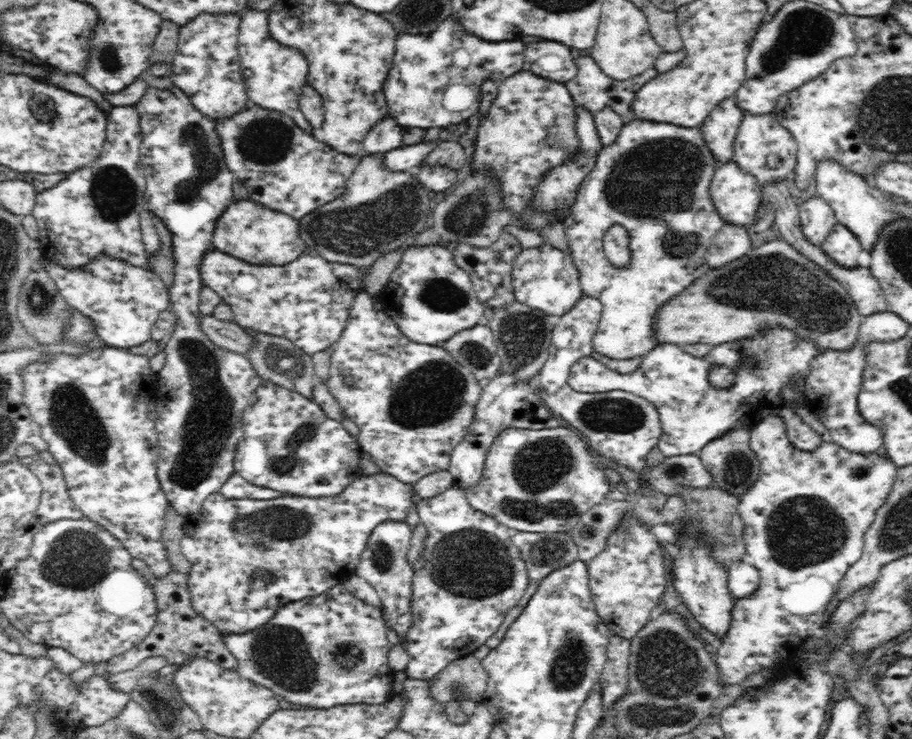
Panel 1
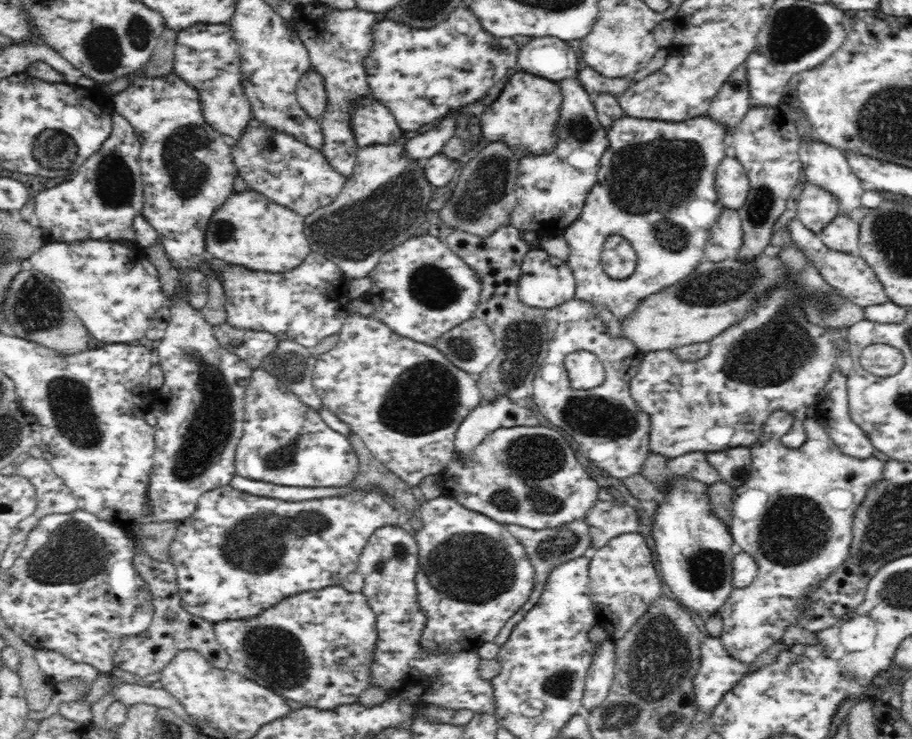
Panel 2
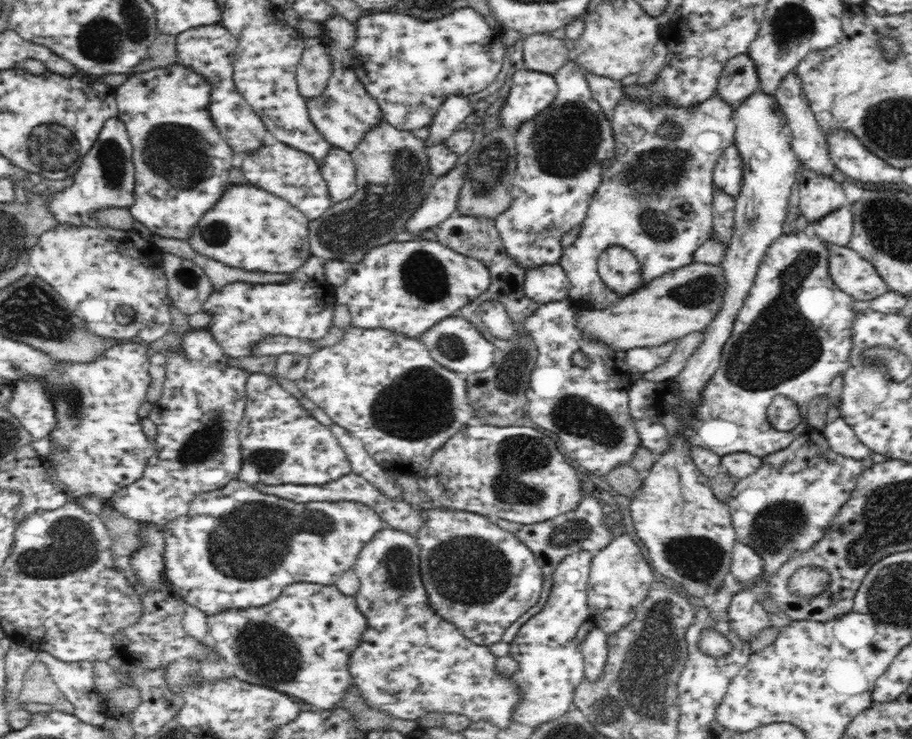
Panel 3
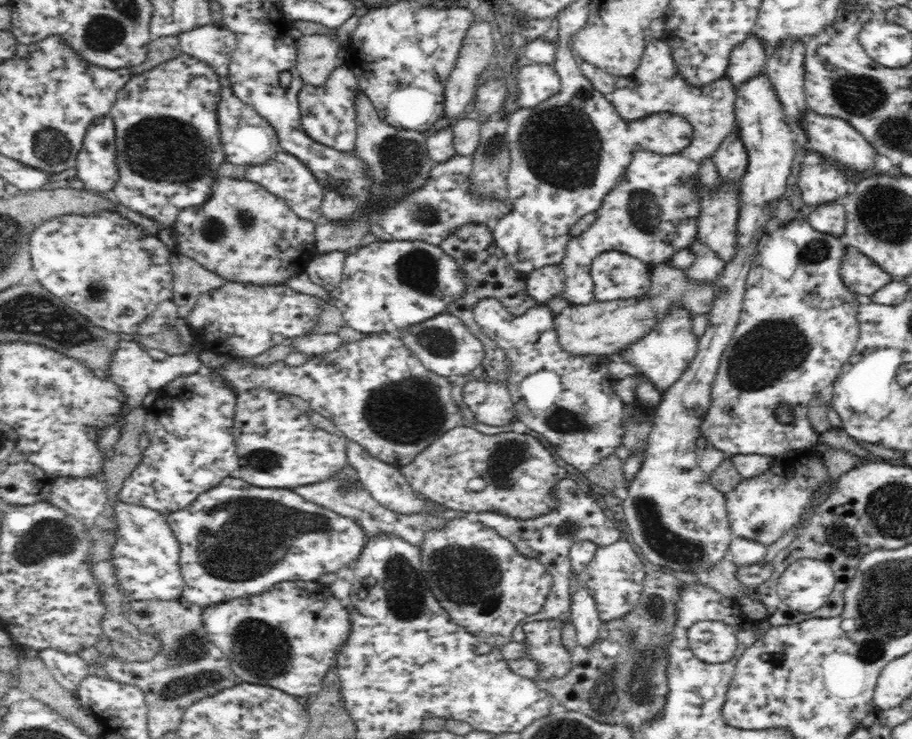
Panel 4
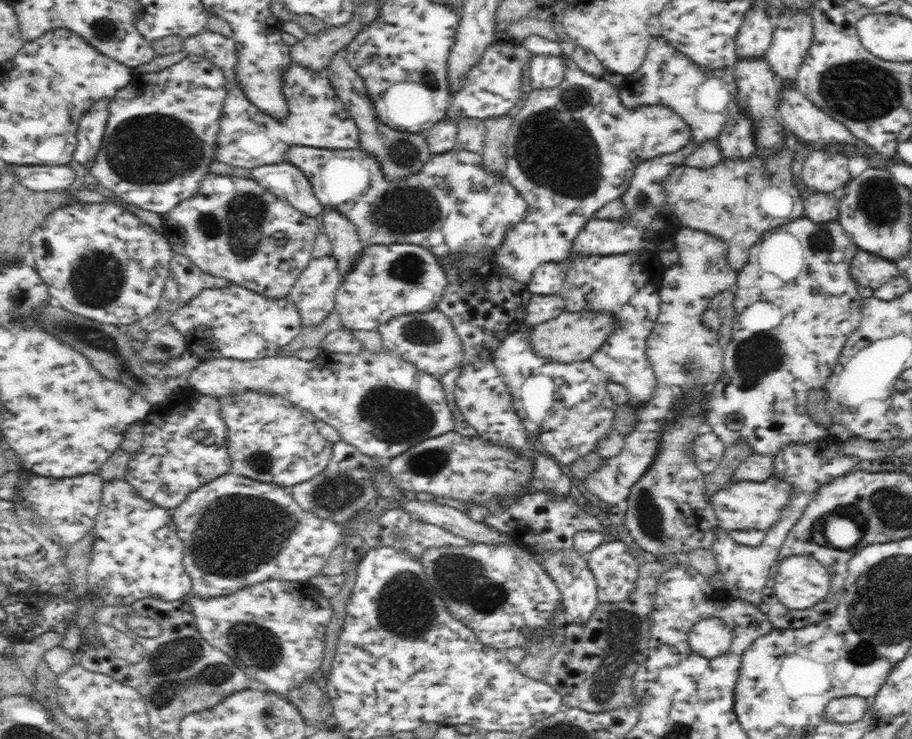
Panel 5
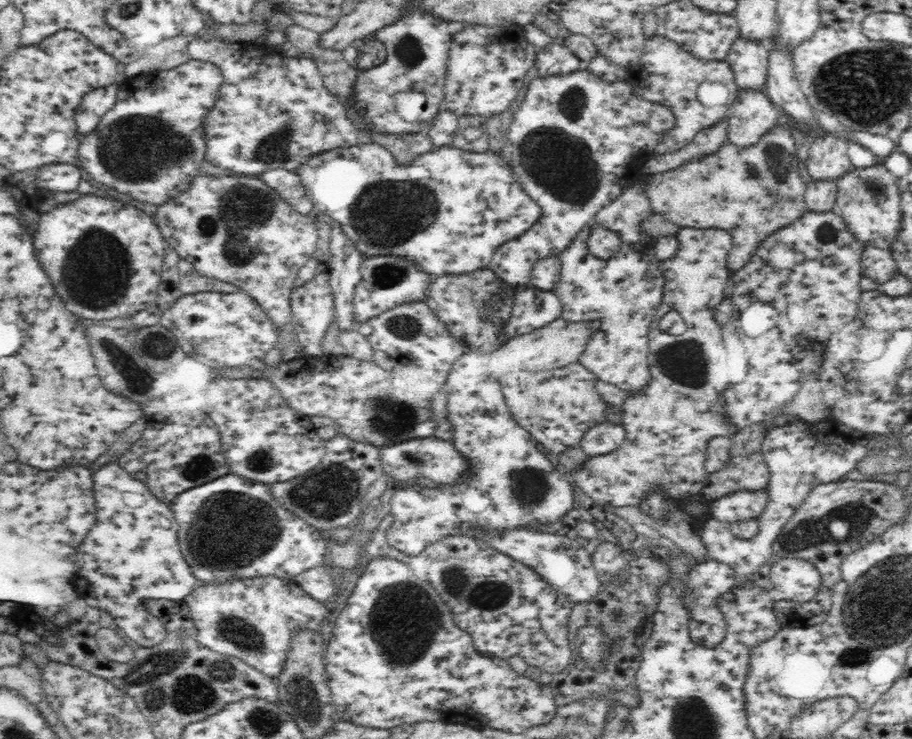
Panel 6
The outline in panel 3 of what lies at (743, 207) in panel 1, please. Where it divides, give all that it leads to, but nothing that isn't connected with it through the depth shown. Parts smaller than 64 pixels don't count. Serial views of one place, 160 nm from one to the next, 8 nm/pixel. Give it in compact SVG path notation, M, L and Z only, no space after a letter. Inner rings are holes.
M732 143L724 148L716 161L713 170L714 184L728 195L736 197L742 188L744 172L743 158L735 143Z

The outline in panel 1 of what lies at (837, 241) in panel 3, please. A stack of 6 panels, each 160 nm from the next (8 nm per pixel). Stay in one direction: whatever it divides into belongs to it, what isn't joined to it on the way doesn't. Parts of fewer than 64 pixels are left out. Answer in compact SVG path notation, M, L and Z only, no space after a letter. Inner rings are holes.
M836 224L821 244L822 250L844 268L858 265L858 256L863 246L858 237L844 224Z

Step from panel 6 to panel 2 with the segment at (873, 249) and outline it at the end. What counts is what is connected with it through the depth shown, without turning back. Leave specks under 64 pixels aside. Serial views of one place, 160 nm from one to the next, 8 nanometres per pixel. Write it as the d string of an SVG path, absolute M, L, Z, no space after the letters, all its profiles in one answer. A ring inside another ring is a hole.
M797 218L789 224L792 245L803 250L809 261L820 271L824 280L836 289L836 292L846 300L863 308L882 304L889 300L883 284L878 280L870 265L859 255L852 255L850 252L840 252L828 248L816 233L808 230Z

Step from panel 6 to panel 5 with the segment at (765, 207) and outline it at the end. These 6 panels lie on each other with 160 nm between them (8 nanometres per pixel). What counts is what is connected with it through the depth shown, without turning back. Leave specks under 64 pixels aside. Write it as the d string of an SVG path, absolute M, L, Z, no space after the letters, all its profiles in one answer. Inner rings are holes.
M784 143L776 152L756 152L744 159L724 156L712 168L680 165L662 184L668 211L682 227L719 236L728 245L729 265L739 271L748 262L751 248L764 234L804 214L802 196L792 179L793 159L794 153Z

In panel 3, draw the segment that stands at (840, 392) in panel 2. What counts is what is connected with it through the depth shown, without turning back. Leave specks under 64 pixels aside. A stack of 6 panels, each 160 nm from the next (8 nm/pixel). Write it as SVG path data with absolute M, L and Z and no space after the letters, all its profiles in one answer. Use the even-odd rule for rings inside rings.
M829 408L827 423L822 433L836 454L854 460L864 460L872 454L871 450L856 437L852 427L841 418L839 408Z

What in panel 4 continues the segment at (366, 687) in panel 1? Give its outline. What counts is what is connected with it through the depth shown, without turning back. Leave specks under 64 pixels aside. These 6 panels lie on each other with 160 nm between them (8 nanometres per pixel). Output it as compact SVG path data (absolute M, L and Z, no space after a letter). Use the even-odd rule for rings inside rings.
M284 581L256 596L240 597L211 607L201 607L201 622L206 636L222 649L244 683L271 686L292 696L317 694L330 668L336 668L338 652L344 646L350 620L344 601L337 599L330 588L316 581Z

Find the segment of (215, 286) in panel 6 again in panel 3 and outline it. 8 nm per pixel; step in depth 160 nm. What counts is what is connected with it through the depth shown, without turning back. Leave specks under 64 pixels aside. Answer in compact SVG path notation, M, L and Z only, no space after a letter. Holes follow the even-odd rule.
M163 253L163 269L167 276L168 298L184 315L202 311L202 304L212 296L213 284L206 271L194 261Z

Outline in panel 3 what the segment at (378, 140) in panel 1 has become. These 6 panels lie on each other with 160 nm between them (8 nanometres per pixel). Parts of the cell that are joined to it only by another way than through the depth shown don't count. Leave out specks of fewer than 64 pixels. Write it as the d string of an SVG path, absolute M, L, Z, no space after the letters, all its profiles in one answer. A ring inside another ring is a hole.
M350 67L333 68L324 92L318 96L306 97L306 104L309 117L321 136L333 147L340 147L349 153L363 140L368 128L374 128L378 120L383 120L378 103L366 92Z

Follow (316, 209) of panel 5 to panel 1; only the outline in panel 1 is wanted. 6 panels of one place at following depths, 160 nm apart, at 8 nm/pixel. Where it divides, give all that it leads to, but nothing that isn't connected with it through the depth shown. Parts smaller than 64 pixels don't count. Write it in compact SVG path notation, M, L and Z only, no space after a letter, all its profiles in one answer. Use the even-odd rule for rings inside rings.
M254 104L248 105L232 118L217 120L215 127L223 146L224 160L229 170L248 188L248 196L272 210L284 212L294 218L302 218L342 196L347 180L360 159L360 156L348 156L334 151L315 137L305 134L290 116Z

